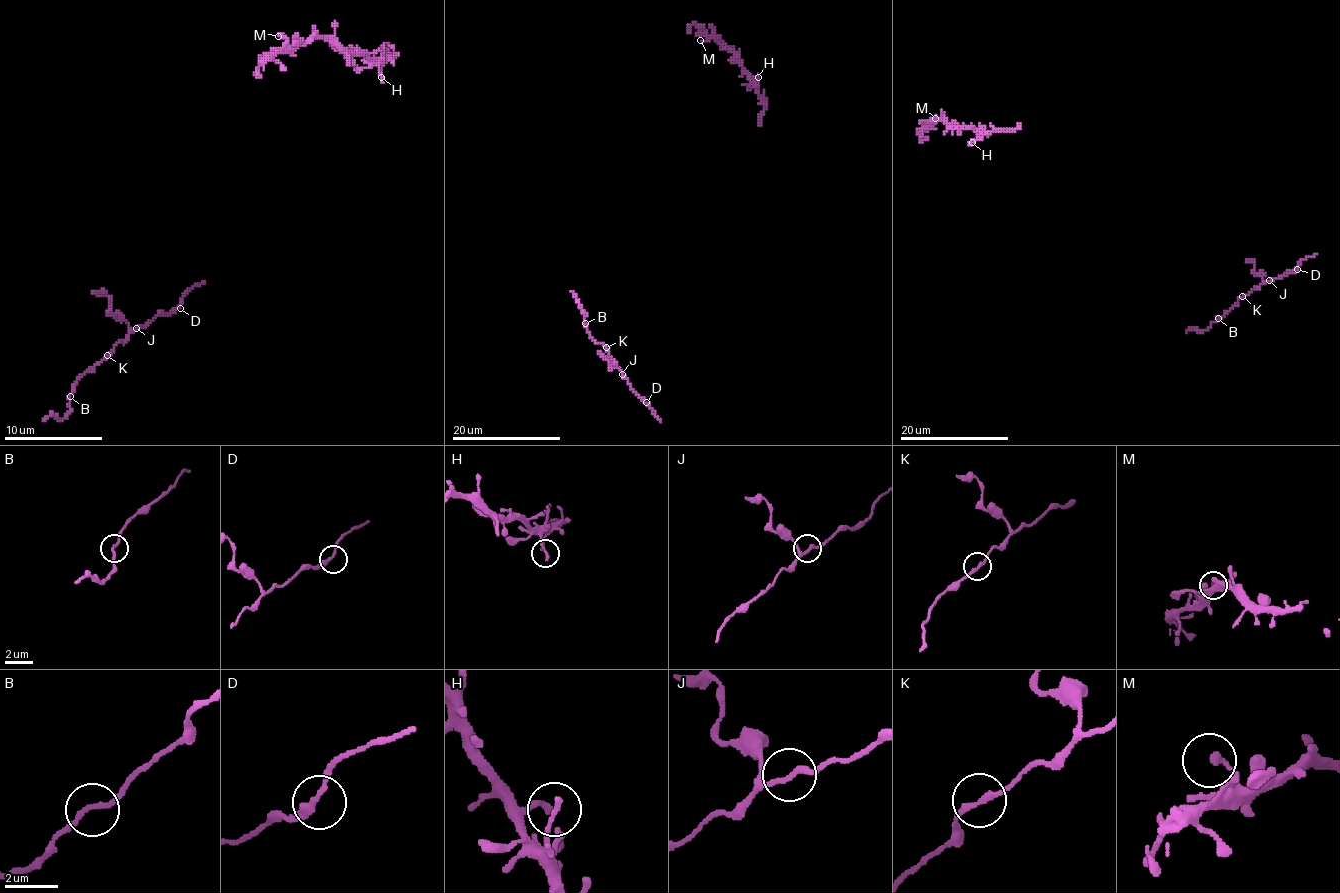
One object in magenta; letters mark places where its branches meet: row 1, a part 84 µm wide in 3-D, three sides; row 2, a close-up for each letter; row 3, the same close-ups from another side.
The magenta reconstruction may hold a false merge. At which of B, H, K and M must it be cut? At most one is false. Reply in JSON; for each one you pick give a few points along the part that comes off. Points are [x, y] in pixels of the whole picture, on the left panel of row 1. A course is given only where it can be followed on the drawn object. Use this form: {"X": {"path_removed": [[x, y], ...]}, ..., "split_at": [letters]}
{"K": {"path_removed": [[106, 355], [133, 330], [173, 310], [187, 291], [205, 281]]}, "split_at": ["K"]}

